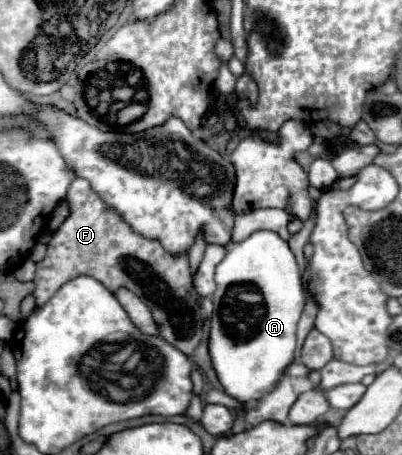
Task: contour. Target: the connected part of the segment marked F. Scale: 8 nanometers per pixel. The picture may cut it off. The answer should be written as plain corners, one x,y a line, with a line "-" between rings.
82,177
74,179
66,201
70,205
70,215
52,233
48,253
44,261
36,265
36,305
46,303
46,299
50,299
66,281
78,275
90,275
98,279
110,291
128,287
150,307
160,337
178,347
182,353
192,355
202,339
204,319
198,295
192,287
188,255
172,255
160,245
160,241
146,239
140,233
132,231
130,225
118,215
118,211
106,207
100,195
92,191
90,183

